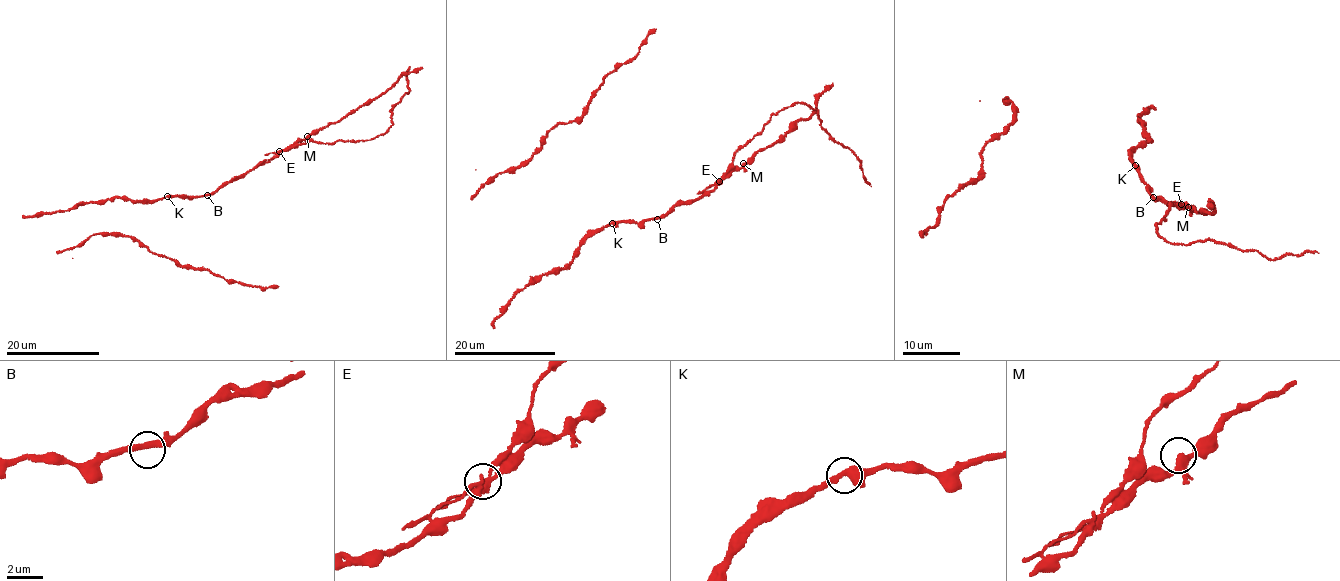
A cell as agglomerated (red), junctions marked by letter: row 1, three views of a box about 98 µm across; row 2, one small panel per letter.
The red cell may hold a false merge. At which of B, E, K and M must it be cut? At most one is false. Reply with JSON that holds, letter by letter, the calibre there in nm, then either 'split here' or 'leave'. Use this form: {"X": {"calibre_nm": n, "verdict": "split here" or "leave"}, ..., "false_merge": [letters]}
{"B": {"calibre_nm": 280, "verdict": "leave"}, "E": {"calibre_nm": 280, "verdict": "split here"}, "K": {"calibre_nm": 320, "verdict": "leave"}, "M": {"calibre_nm": 280, "verdict": "leave"}, "false_merge": ["E"]}

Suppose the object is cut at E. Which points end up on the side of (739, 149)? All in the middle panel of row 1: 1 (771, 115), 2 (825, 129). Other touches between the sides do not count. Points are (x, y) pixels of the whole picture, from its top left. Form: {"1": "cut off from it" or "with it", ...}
{"1": "with it", "2": "with it"}

